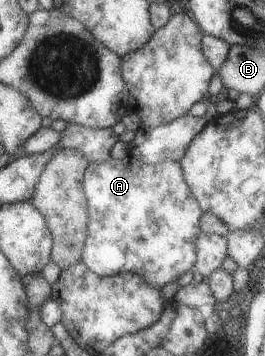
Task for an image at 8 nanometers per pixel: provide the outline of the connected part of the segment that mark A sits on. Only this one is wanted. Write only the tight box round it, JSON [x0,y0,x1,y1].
[82,153,203,289]

